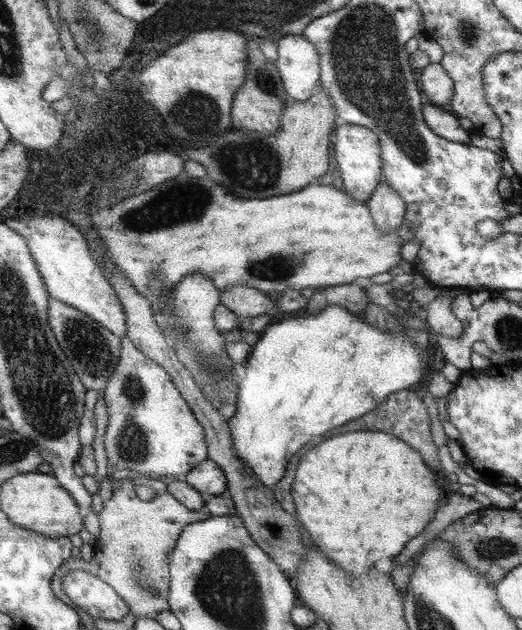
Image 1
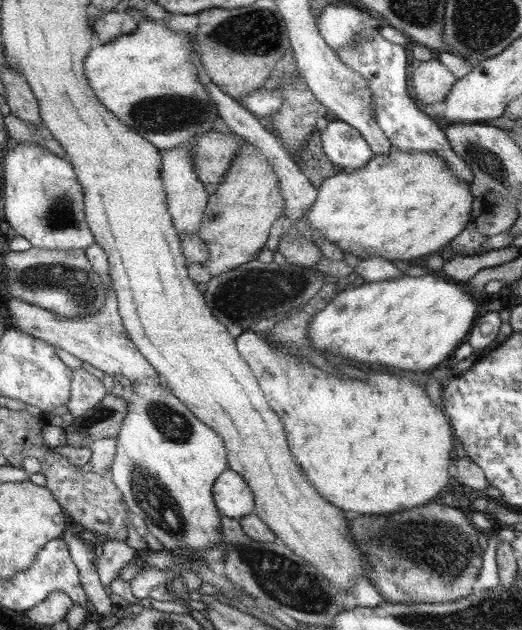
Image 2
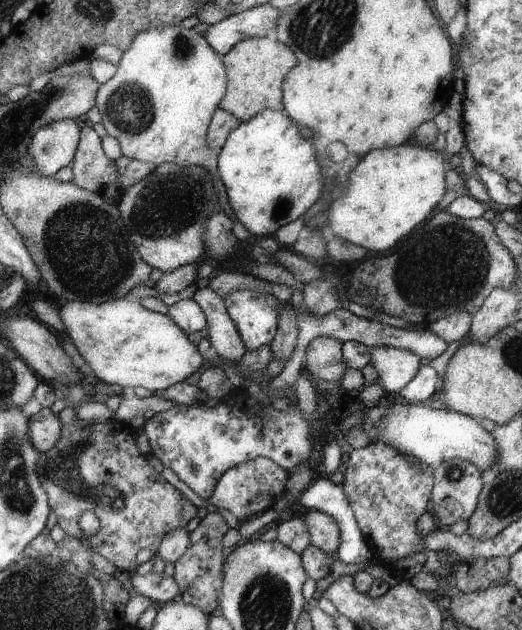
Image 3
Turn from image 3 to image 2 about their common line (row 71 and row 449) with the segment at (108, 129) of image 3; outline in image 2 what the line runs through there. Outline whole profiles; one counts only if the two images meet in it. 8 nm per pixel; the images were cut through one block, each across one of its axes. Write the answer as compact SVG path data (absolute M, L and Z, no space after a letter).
M139 382L127 388L125 400L129 404L127 416L117 434L117 450L111 462L111 480L115 488L123 494L123 500L135 516L139 516L149 534L163 546L165 552L173 554L177 550L197 552L197 550L213 550L223 542L221 532L221 512L213 500L213 488L221 472L225 472L225 446L223 438L215 434L207 424L201 424L191 410L179 402L179 398L171 392L171 388L159 388L153 382Z

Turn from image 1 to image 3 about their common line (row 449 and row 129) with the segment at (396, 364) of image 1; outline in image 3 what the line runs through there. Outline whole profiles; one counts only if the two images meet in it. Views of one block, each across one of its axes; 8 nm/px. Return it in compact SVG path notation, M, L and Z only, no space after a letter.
M271 108L259 110L255 118L249 118L247 122L241 122L237 128L233 128L217 158L217 174L223 178L223 186L227 188L227 202L231 204L231 214L241 222L241 226L259 238L271 238L279 232L281 226L287 226L289 222L295 222L297 218L303 218L303 214L319 200L321 188L323 188L323 160L319 160L319 148L311 146L309 140L303 142L299 138L299 130L293 124L295 120L283 116L283 112L275 112Z

